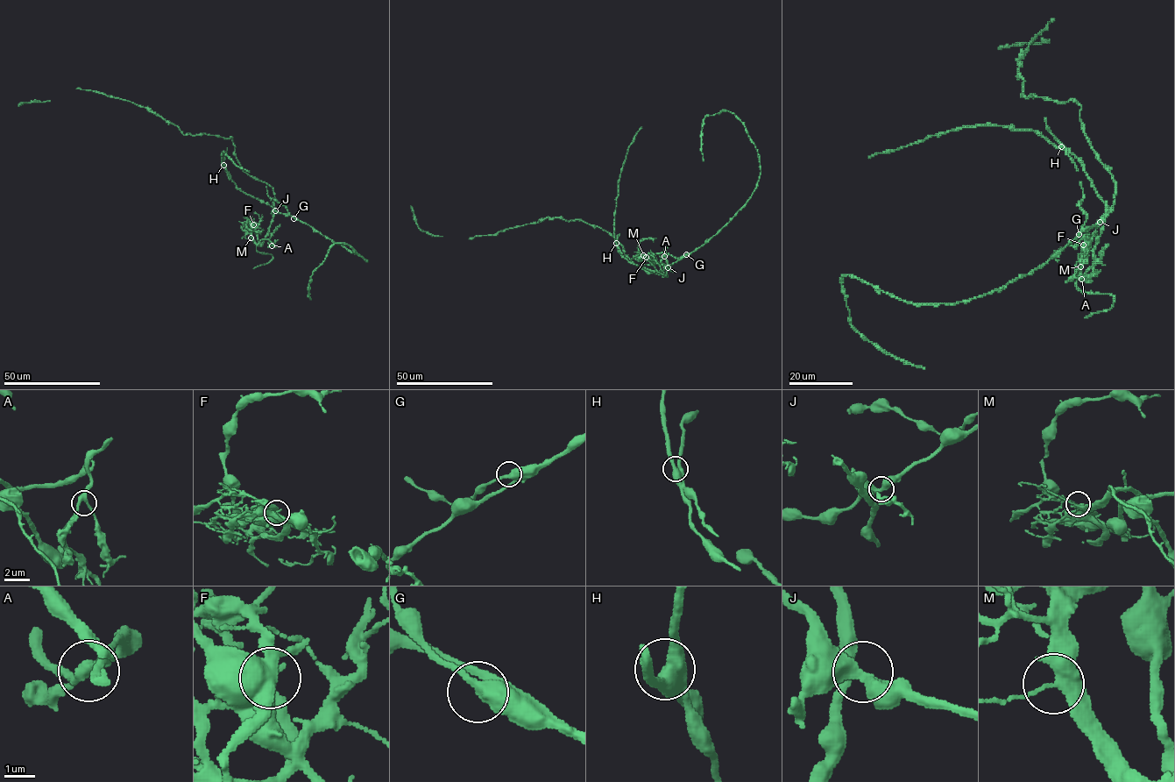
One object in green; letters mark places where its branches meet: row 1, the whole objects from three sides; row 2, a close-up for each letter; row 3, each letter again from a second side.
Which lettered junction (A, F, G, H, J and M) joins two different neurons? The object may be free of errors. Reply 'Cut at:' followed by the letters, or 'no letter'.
Cut at: F

